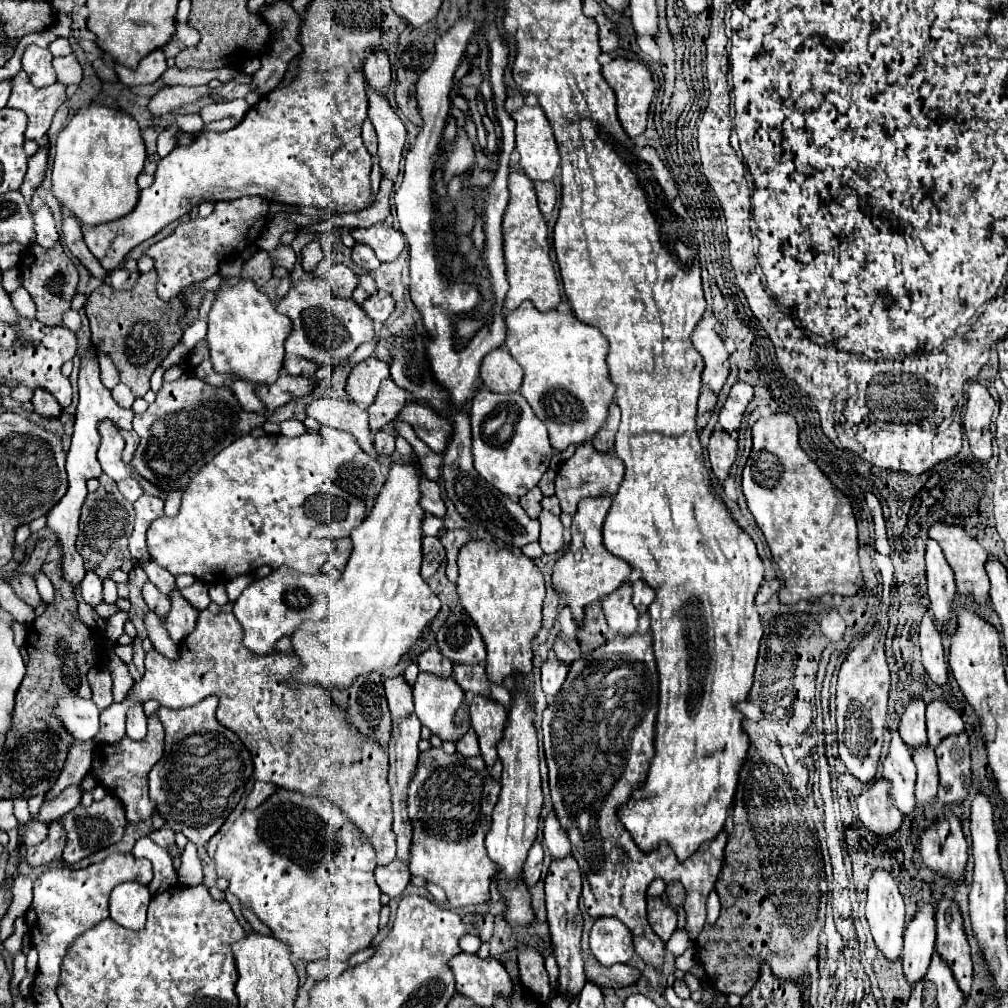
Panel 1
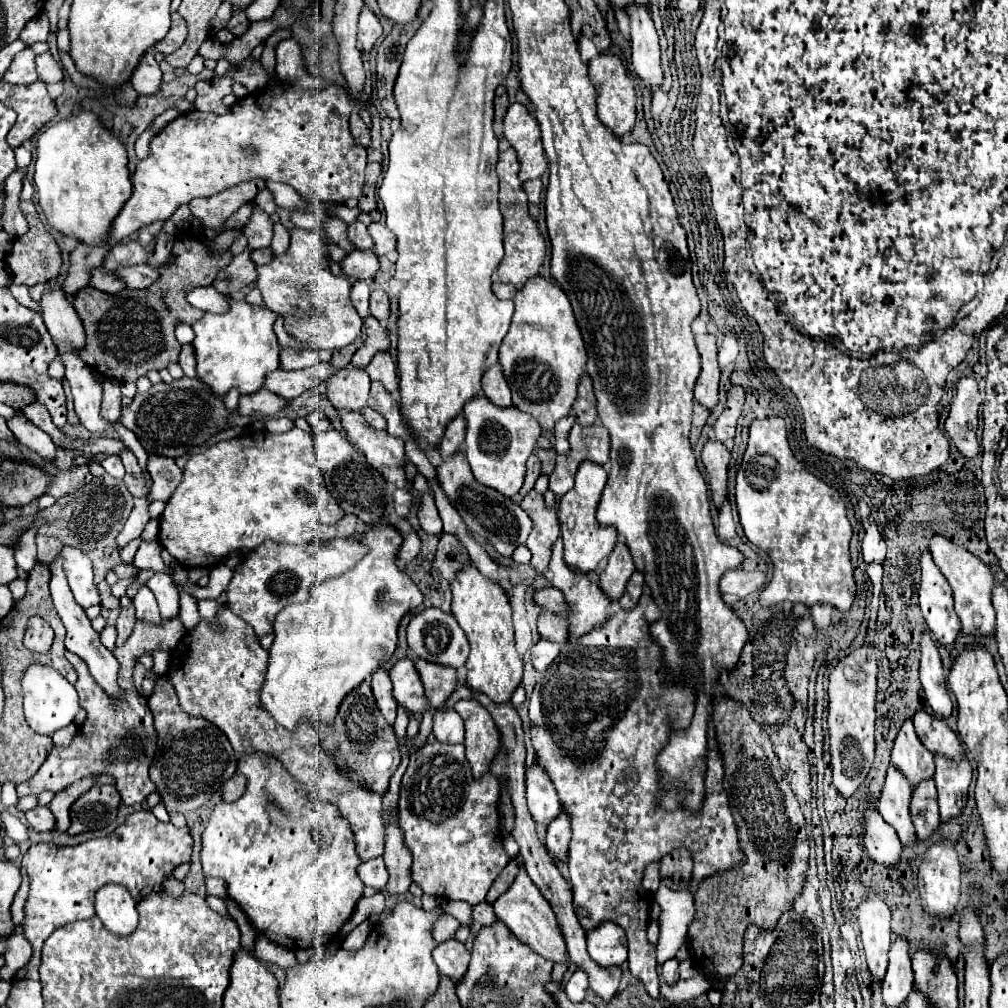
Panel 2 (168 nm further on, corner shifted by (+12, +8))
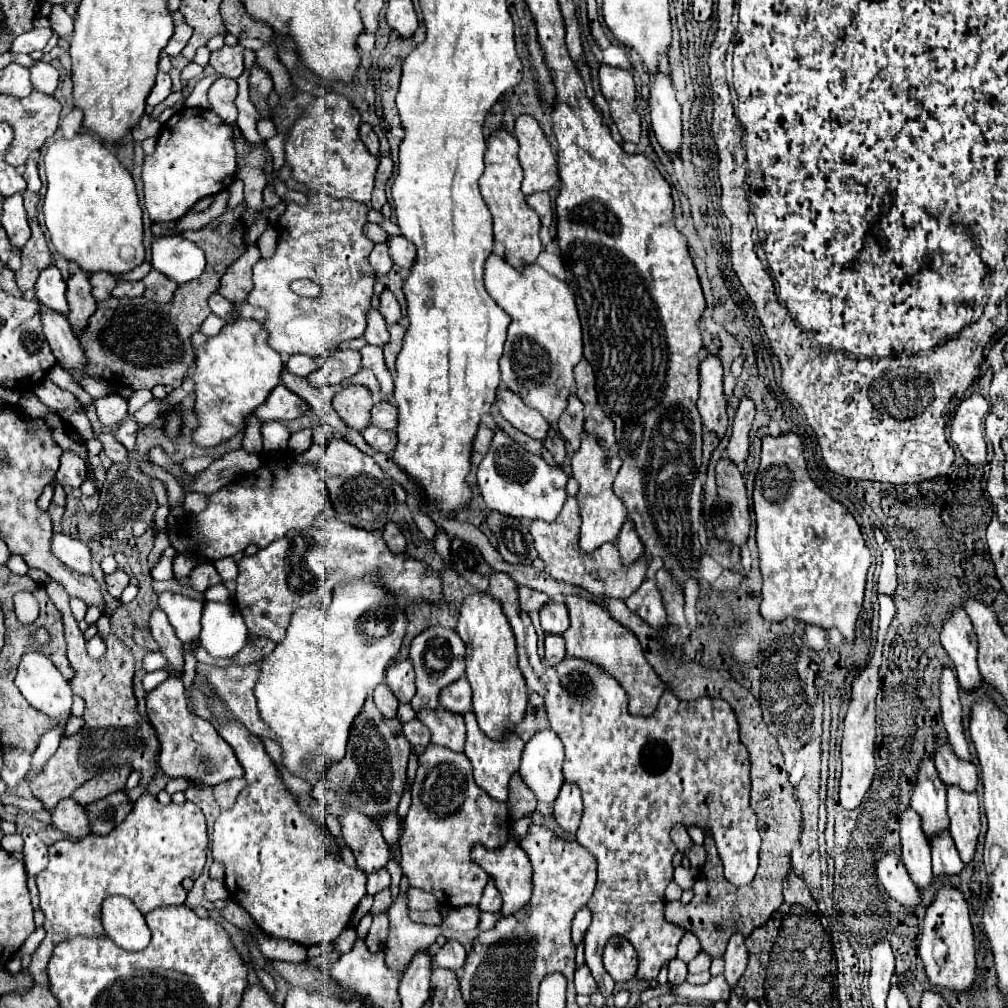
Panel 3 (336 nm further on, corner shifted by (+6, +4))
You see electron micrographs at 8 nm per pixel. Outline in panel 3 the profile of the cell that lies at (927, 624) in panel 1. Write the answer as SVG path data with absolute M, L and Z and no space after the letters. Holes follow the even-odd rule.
M945 666L939 678L939 700L941 700L941 716L947 730L947 738L963 760L971 760L969 746L961 726L961 704L959 704L959 684L951 666Z

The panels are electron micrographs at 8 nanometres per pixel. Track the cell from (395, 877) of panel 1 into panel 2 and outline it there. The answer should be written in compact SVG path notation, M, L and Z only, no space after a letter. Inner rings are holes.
M373 858L373 860L367 860L363 862L359 868L357 868L357 874L361 878L361 882L369 888L375 888L375 890L383 890L385 884L387 884L387 868L385 868L385 862L383 858Z

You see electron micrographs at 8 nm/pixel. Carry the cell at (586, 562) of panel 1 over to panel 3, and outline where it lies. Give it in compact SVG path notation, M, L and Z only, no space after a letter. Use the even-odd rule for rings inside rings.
M585 436L571 464L573 464L573 478L579 482L579 492L577 492L577 502L579 502L579 512L581 512L579 546L583 552L593 552L607 542L615 542L621 532L623 522L627 520L625 504L611 490L613 480L619 472L621 460L613 456L611 450L601 448L597 440L593 440L593 436Z

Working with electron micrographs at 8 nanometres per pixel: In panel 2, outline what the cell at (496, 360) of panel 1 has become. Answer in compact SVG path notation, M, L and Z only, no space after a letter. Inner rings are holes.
M495 364L493 368L489 368L483 374L483 394L495 402L495 406L513 406L511 402L511 390L503 378L503 370L499 364Z

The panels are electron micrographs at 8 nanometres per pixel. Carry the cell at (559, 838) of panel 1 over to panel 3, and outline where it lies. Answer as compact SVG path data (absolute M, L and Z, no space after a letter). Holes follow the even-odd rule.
M545 728L525 744L519 774L537 796L537 802L547 806L555 804L557 794L565 782L561 764L563 744L557 734L553 734L553 730Z

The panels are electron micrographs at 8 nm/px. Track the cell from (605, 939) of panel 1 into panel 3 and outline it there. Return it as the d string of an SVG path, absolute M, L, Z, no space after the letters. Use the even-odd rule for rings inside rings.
M613 936L605 944L603 964L615 982L625 982L635 976L637 952L633 950L629 940L625 940L621 936Z

